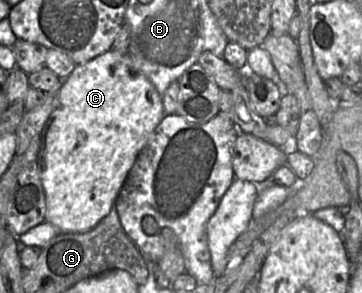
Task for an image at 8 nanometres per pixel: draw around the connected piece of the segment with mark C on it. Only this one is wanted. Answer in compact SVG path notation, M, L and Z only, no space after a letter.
M110 49L84 64L76 65L70 75L60 82L52 110L39 134L37 165L46 199L46 221L52 223L64 234L87 233L95 228L109 214L140 151L165 115L162 96L160 96L153 84L145 76L131 68L131 62L127 53L120 53Z

